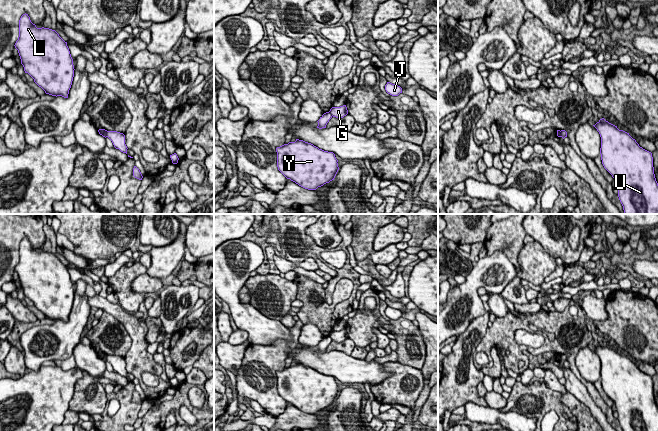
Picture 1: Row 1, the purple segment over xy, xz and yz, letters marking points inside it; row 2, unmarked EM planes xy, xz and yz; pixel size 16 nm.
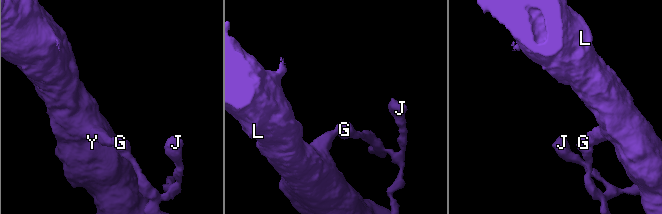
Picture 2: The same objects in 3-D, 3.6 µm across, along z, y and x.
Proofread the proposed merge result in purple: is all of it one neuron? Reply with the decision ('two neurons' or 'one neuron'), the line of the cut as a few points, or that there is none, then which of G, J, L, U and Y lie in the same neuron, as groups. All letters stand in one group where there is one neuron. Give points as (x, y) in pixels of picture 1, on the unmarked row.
two neurons; cut xz (329, 335), (332, 339); groups G J / L U Y

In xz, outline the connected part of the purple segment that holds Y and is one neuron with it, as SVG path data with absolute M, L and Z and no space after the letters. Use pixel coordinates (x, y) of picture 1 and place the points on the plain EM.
M296 363L276 372L278 394L299 410L316 414L334 404L339 391L333 376Z

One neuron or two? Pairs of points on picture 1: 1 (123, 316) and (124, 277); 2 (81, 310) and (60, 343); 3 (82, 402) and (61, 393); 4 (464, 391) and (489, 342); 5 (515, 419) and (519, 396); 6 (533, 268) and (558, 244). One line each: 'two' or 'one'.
1: two
2: one
3: two
4: two
5: two
6: two

